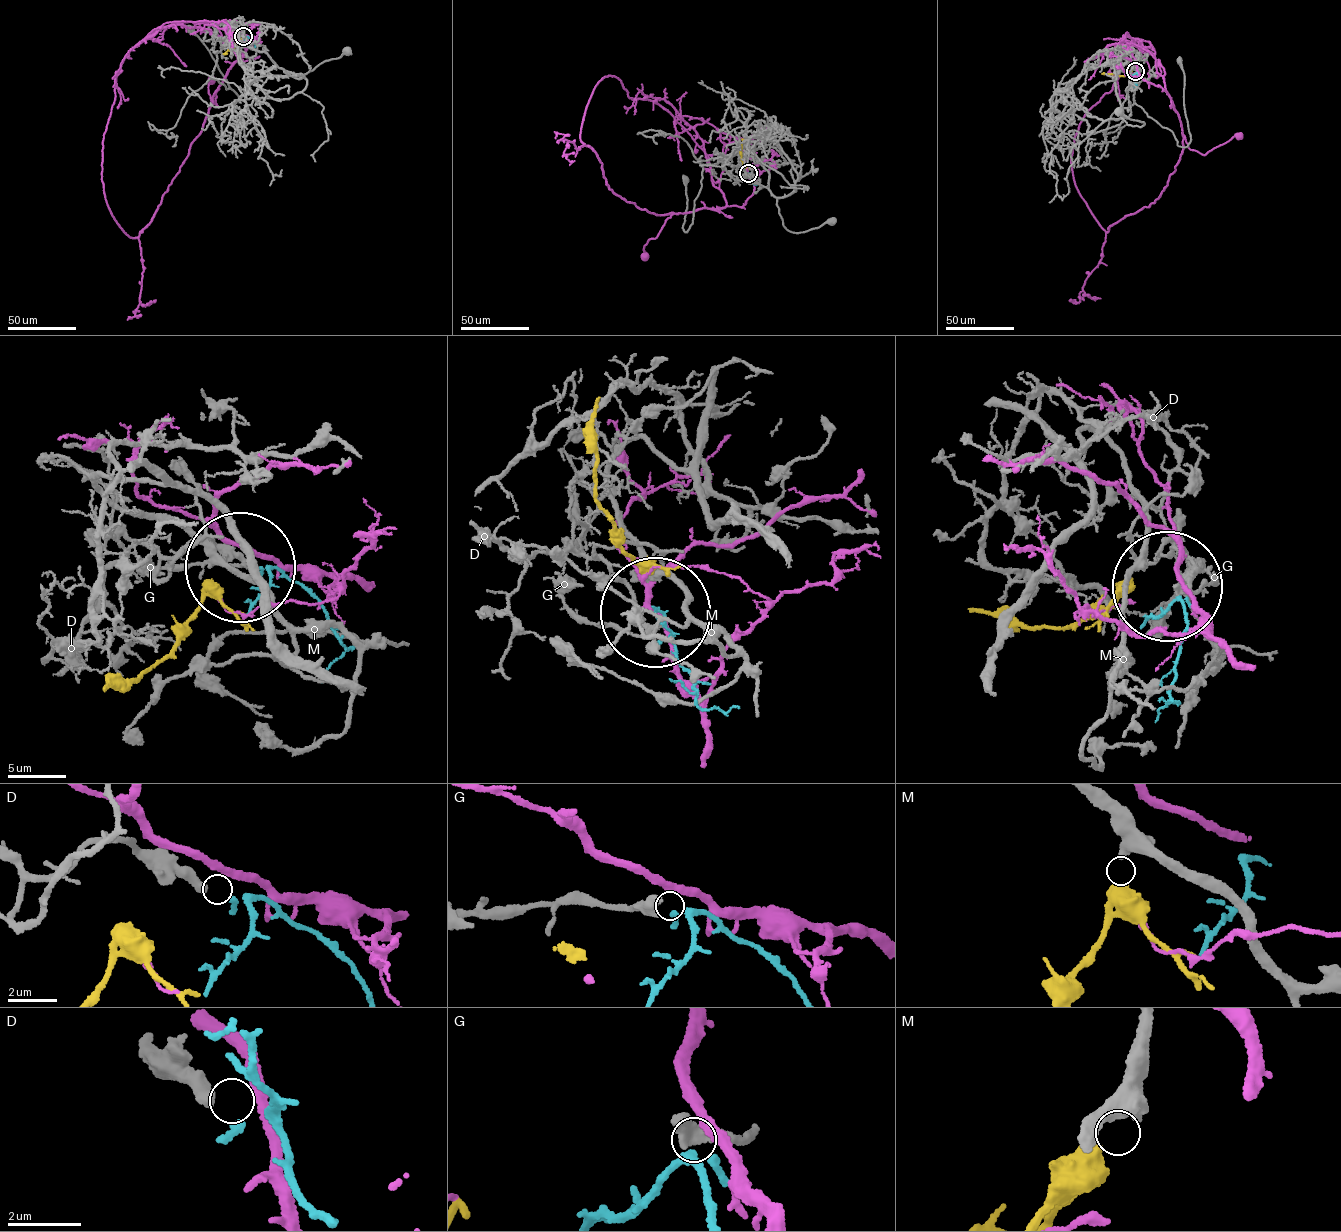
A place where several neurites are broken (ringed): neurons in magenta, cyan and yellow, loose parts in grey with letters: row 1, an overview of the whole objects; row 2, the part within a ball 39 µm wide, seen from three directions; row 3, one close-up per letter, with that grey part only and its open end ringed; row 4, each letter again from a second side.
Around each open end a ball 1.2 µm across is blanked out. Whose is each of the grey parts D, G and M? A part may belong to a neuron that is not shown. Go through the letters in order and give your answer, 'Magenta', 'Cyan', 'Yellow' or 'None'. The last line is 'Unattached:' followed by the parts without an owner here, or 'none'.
D: Cyan
G: None
M: Yellow
Unattached: G

